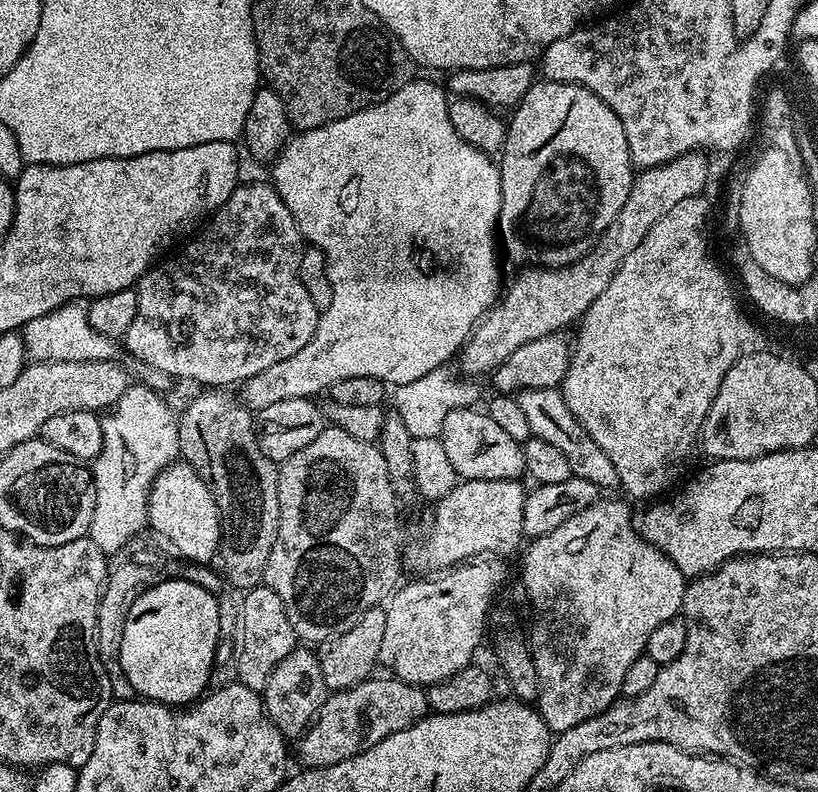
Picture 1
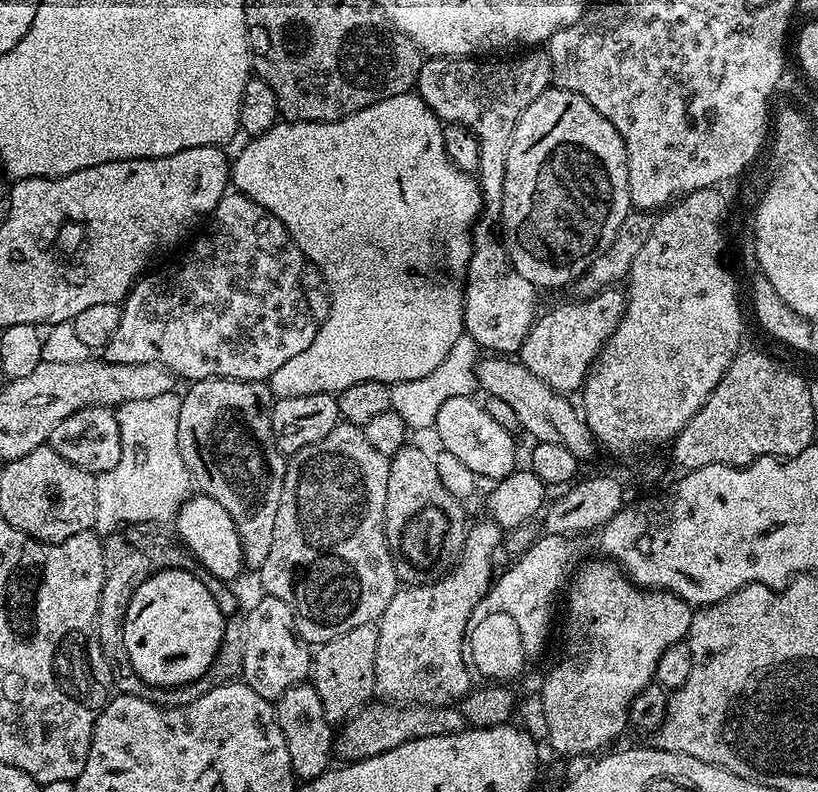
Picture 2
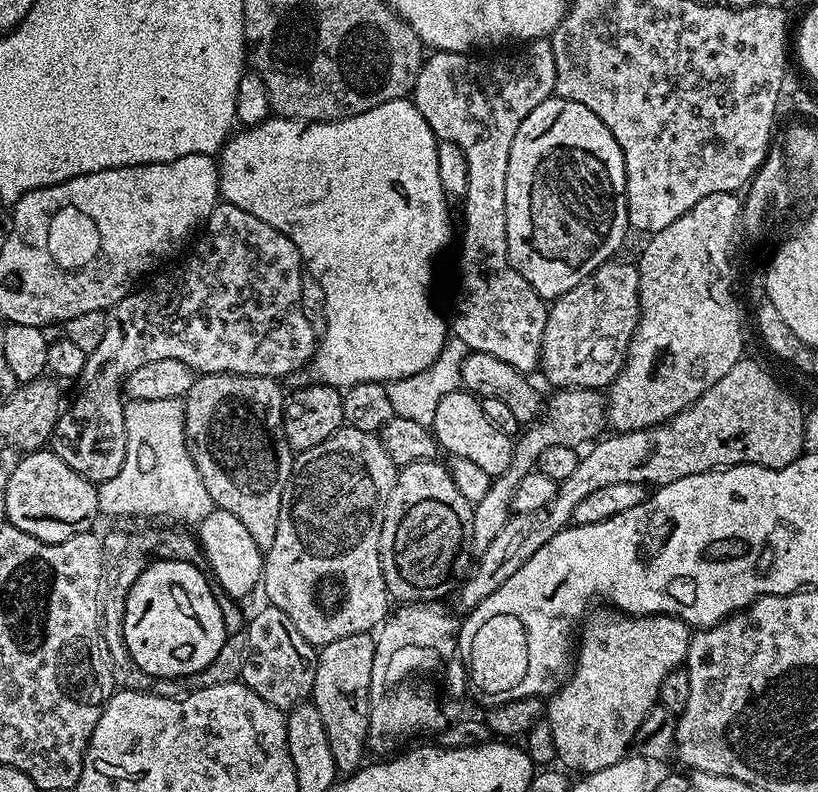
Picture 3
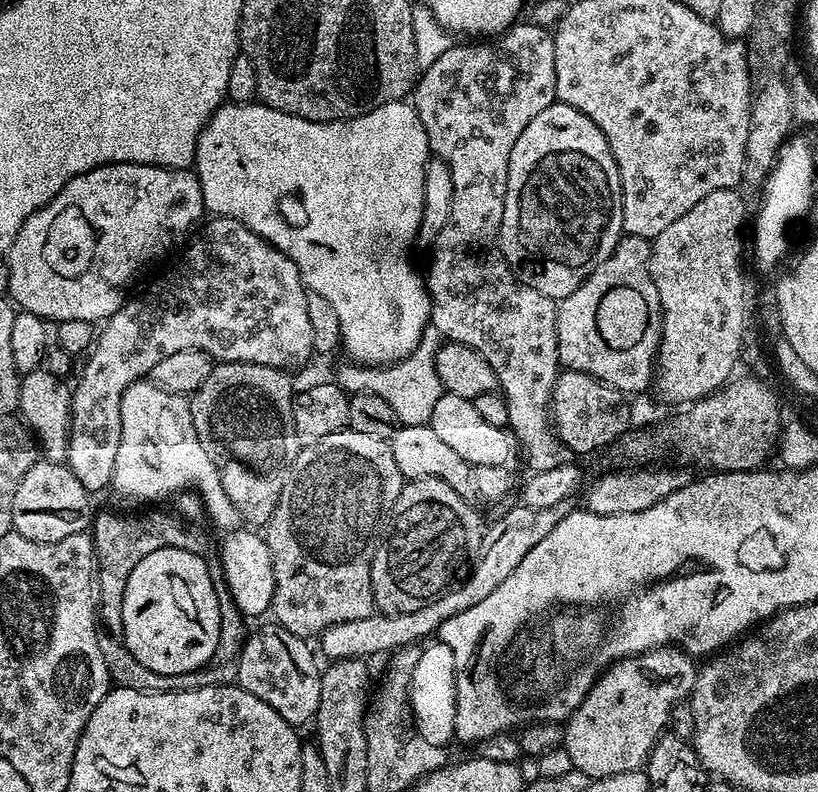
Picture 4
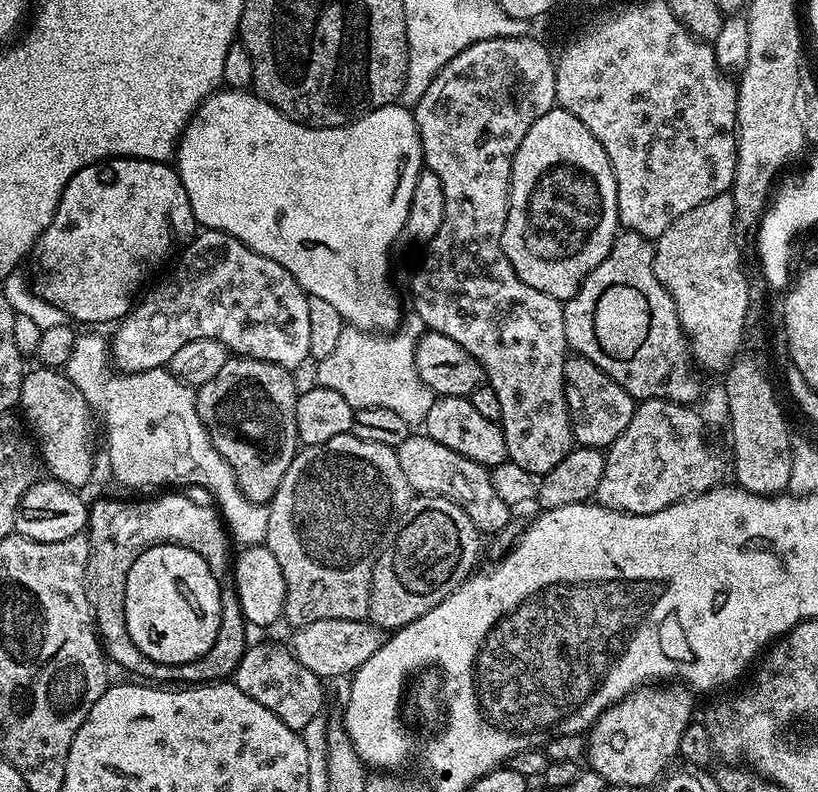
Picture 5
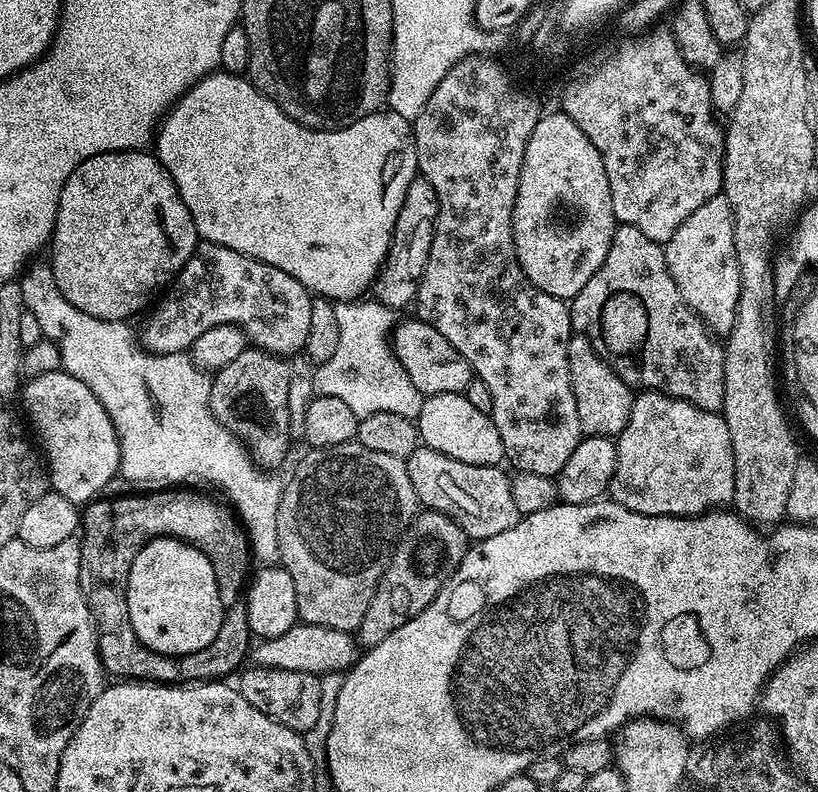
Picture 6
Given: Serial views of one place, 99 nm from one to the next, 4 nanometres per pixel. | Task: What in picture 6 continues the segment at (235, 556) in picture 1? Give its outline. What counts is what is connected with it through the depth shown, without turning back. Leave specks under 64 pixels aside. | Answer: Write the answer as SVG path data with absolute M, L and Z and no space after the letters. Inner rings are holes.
M249 346L230 362L230 366L221 368L212 376L210 410L214 418L247 448L249 456L264 470L276 470L287 458L288 443L292 440L289 365L287 359Z

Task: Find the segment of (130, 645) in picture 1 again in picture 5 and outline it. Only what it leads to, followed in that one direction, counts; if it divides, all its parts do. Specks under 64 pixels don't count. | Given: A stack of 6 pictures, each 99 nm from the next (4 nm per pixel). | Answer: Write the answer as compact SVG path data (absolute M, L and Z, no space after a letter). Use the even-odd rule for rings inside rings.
M155 545L139 554L126 579L125 616L133 649L156 664L171 666L186 665L206 654L214 646L220 625L220 583L202 557L180 545Z

